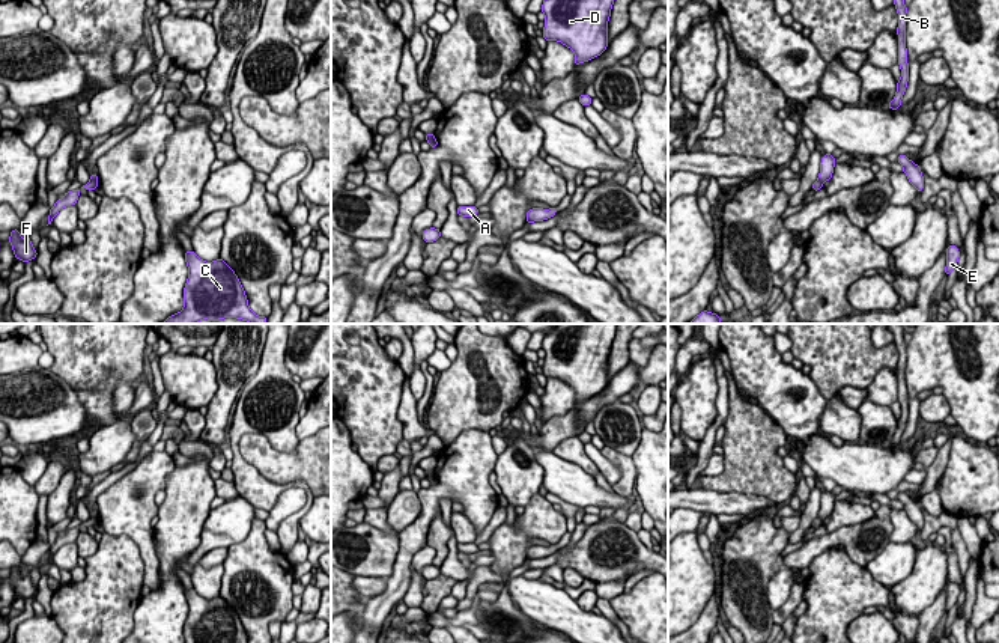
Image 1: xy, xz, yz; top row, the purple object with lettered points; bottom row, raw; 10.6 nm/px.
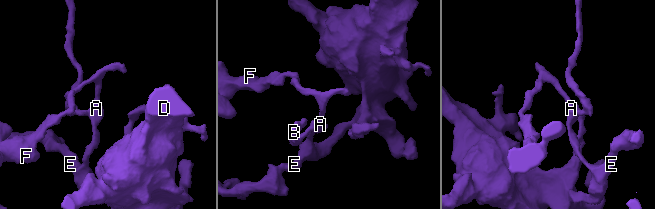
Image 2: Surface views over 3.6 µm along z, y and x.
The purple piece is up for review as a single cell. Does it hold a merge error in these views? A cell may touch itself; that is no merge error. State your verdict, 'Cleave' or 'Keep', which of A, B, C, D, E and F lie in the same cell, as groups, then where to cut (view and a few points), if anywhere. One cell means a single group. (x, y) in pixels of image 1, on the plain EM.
Cleave. Groups: A B C D E / F. Split along xz (434, 475), (426, 476)

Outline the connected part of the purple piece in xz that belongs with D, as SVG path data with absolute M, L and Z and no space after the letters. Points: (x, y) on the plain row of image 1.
M557 324L545 334L543 375L569 384L575 390L575 404L606 387L615 327L617 324Z

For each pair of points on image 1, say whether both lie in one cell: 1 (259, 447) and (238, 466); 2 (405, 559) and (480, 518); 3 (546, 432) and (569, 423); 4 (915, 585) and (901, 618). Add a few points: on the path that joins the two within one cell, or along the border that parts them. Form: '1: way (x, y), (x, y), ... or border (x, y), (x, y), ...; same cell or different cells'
1: border (245, 432), (239, 441), (239, 454), (273, 482); different cells
2: way (417, 532), (431, 505), (441, 494), (456, 494); same cell
3: way (552, 432), (563, 426); same cell
4: border (901, 609), (913, 615); different cells

